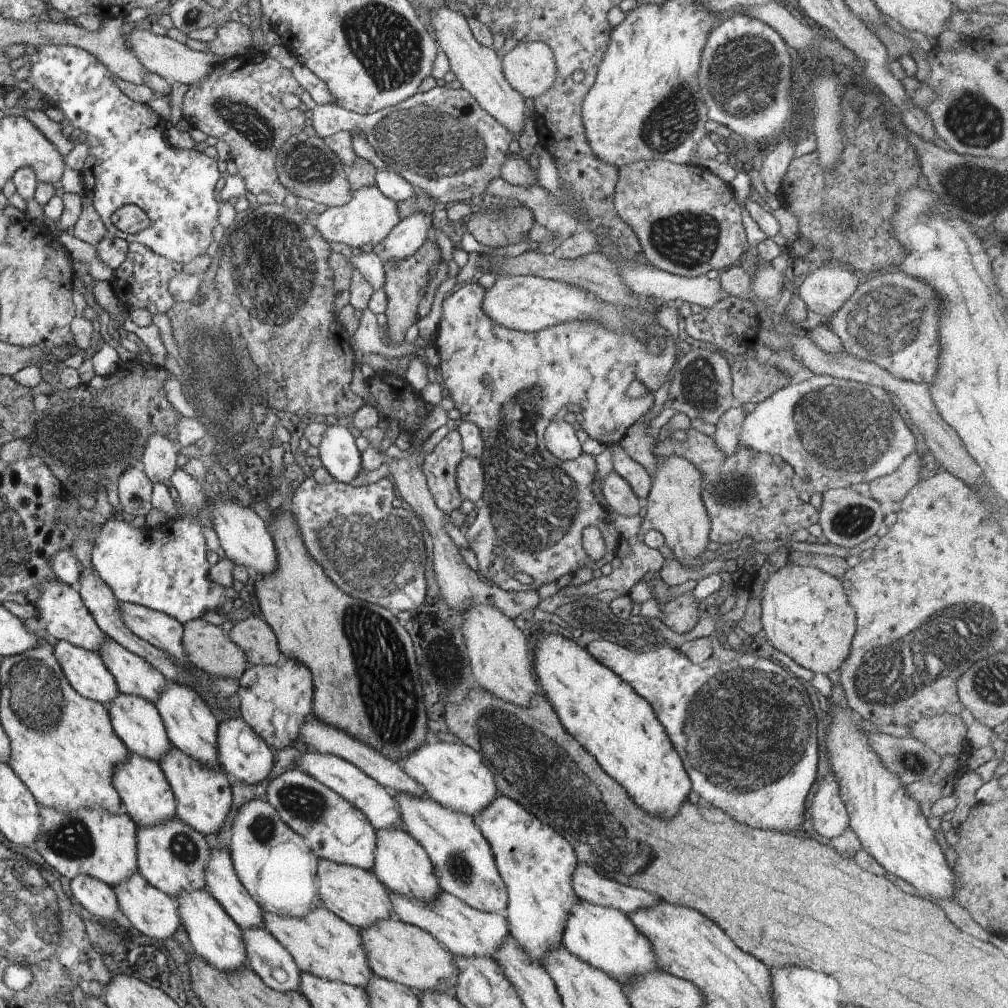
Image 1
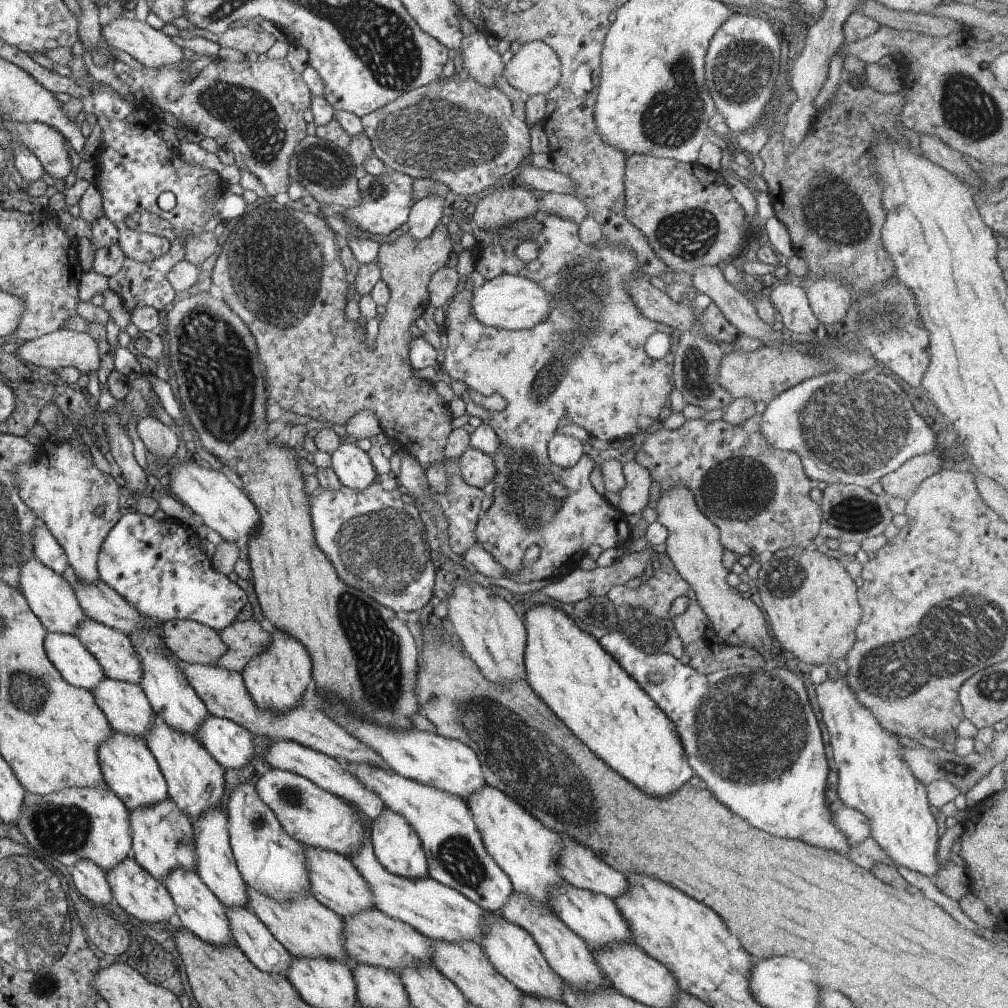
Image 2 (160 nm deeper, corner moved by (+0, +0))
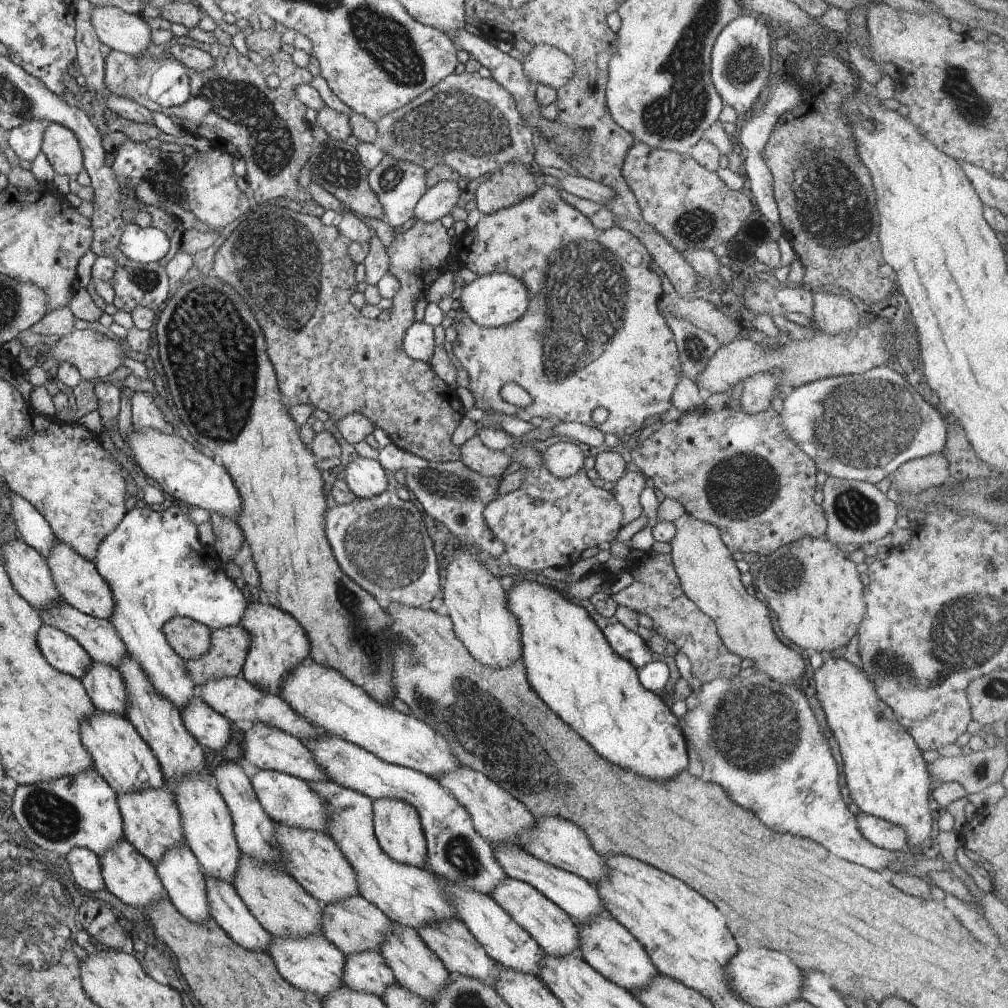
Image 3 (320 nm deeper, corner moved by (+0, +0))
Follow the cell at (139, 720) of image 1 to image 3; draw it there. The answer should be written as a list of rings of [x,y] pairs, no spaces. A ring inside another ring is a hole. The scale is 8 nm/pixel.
[[[95,661],[90,671],[81,676],[80,680],[96,709],[126,716],[127,708],[130,707],[130,696],[118,668]]]

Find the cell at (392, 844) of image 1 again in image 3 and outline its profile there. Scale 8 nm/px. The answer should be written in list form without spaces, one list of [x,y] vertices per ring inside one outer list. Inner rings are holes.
[[[396,799],[373,801],[373,827],[380,848],[394,860],[405,865],[424,868],[427,862],[427,838],[418,811],[410,803]]]

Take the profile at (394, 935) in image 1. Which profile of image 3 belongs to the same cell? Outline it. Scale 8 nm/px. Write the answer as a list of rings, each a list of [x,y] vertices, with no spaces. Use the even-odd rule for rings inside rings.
[[[360,893],[347,899],[322,905],[323,917],[321,930],[323,935],[335,944],[344,955],[358,951],[381,950],[381,944],[388,933],[391,933],[392,920],[388,918],[375,904],[368,902]]]

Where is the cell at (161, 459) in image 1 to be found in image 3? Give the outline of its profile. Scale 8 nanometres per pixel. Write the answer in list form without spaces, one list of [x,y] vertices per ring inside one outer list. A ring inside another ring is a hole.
[[[135,392],[131,398],[131,405],[134,429],[150,427],[168,434],[174,433],[172,425],[167,422],[164,414],[154,402],[152,393]]]

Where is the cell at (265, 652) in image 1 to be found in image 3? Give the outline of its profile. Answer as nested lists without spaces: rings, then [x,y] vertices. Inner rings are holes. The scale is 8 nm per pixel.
[[[234,625],[212,631],[211,648],[197,659],[184,660],[195,688],[223,676],[242,674],[250,652],[251,634],[242,626]]]

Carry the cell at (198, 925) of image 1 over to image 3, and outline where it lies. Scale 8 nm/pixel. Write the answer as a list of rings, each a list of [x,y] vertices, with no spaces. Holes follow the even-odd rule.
[[[187,844],[172,847],[163,856],[162,860],[155,865],[155,868],[158,870],[160,880],[163,881],[163,887],[172,904],[188,920],[198,924],[212,918],[210,902],[207,899],[206,873],[203,872],[199,865],[198,857]]]

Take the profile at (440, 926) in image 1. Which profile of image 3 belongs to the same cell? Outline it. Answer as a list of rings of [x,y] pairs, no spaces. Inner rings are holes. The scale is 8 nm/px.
[[[307,782],[321,798],[327,814],[325,830],[340,847],[345,859],[357,876],[358,893],[375,904],[389,919],[419,930],[425,924],[438,924],[439,920],[457,918],[455,908],[447,899],[443,883],[426,868],[405,865],[390,858],[377,841],[373,827],[373,800],[361,792],[347,789],[335,782]]]

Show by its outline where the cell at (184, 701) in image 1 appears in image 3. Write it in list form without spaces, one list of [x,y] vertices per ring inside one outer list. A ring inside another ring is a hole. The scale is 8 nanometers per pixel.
[[[173,502],[165,510],[152,510],[140,503],[124,516],[123,522],[112,531],[100,544],[95,567],[103,579],[107,581],[115,600],[114,615],[110,621],[120,638],[127,646],[127,652],[134,657],[146,672],[156,692],[172,701],[179,710],[190,704],[198,693],[194,682],[186,670],[186,662],[167,643],[163,632],[164,626],[174,617],[194,617],[198,622],[205,623],[212,631],[240,625],[247,607],[246,598],[236,583],[226,577],[224,564],[216,557],[213,550],[206,552],[200,544],[196,527],[190,516],[186,514],[190,506],[180,506]]]

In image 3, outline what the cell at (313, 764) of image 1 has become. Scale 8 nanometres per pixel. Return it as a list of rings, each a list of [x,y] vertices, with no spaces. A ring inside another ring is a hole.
[[[264,723],[250,724],[249,729],[244,728],[244,740],[241,748],[241,753],[247,762],[258,766],[260,769],[285,772],[297,776],[306,782],[326,779],[323,770],[319,763],[314,760],[306,742]]]

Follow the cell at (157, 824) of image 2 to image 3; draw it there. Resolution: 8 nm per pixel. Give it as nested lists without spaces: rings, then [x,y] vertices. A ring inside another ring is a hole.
[[[147,788],[146,791],[119,793],[117,802],[123,815],[125,838],[154,865],[158,864],[172,847],[186,845],[180,811],[172,791]]]

